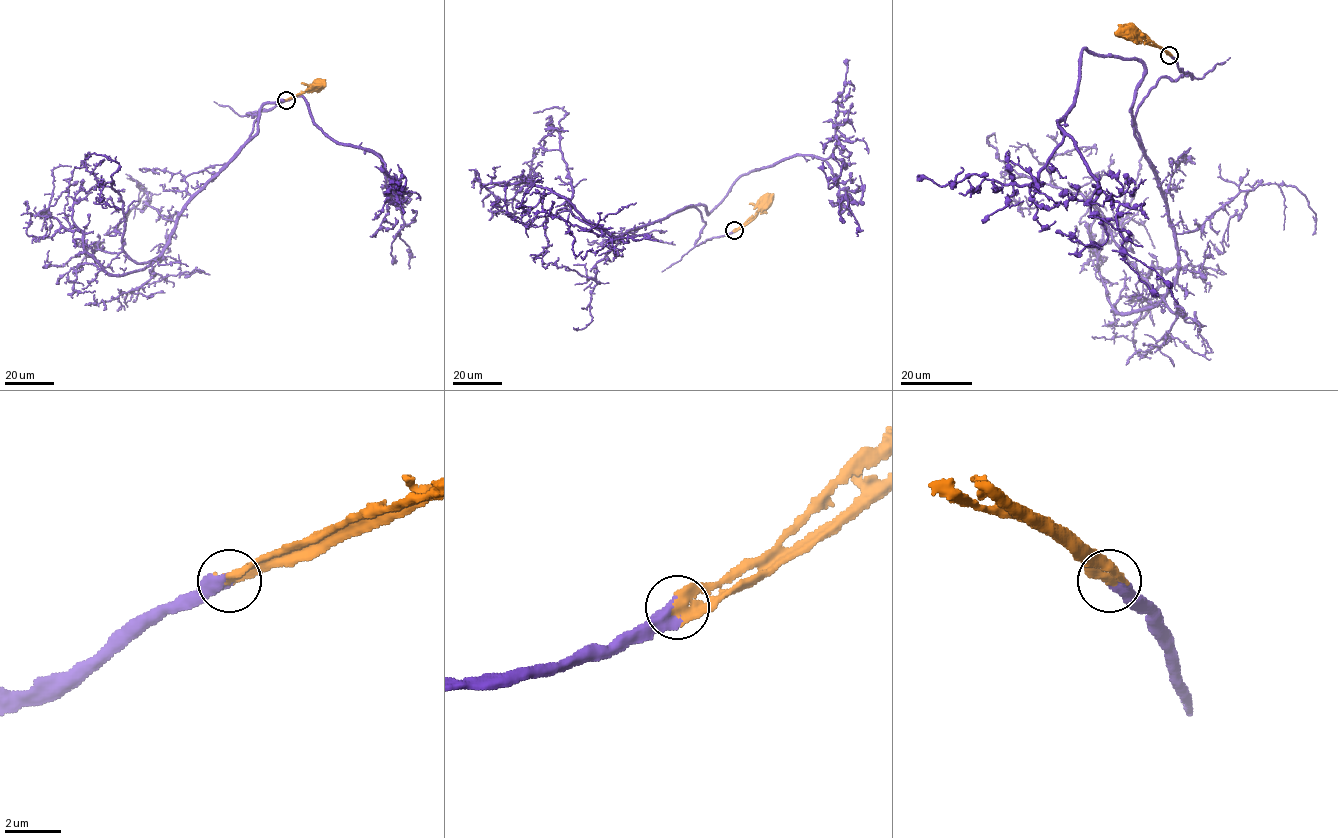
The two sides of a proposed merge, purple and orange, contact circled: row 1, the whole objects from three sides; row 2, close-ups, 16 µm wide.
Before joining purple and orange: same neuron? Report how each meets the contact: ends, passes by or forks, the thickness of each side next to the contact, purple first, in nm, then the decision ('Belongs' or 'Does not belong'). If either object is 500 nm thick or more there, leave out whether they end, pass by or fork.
Thickness 500 nm (purple) against 480 nm. Belongs

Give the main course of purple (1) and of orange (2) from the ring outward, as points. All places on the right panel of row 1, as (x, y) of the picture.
1: (1169, 55), (1192, 73), (1159, 79), (1135, 128), (1177, 278), (1120, 313), (1095, 251), (1128, 216), (1143, 153)
2: (1169, 55), (1142, 34), (1133, 34), (1129, 30), (1126, 33)

